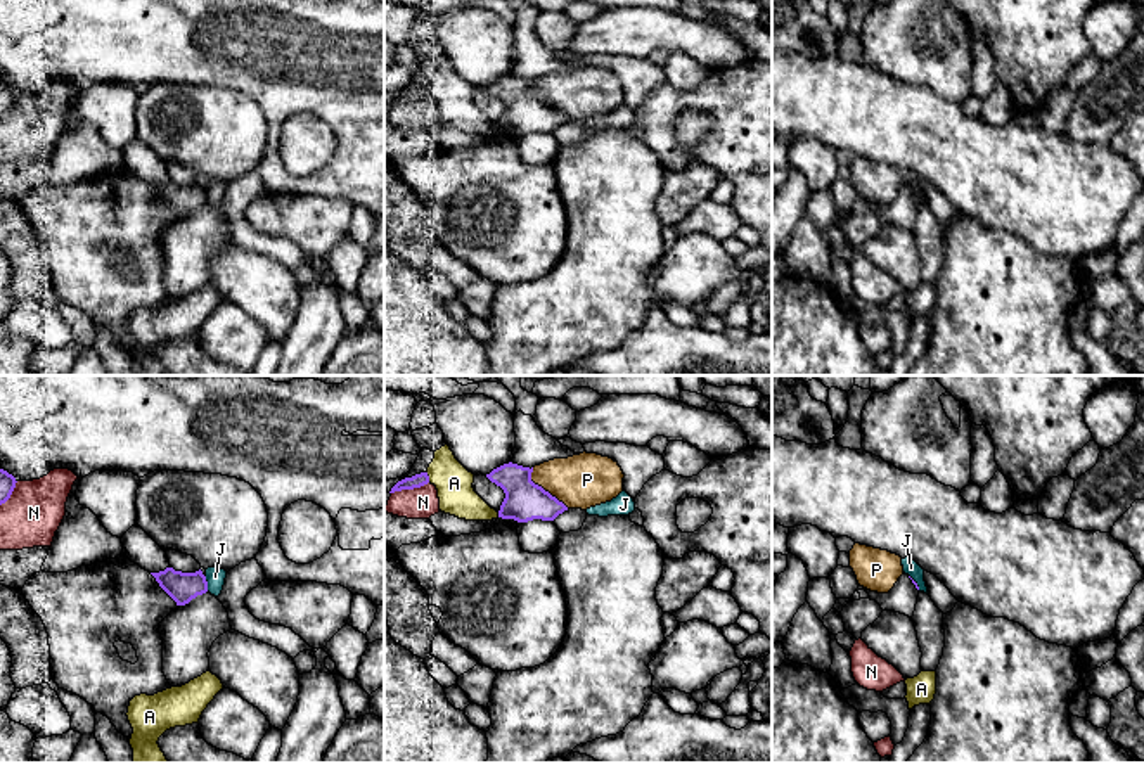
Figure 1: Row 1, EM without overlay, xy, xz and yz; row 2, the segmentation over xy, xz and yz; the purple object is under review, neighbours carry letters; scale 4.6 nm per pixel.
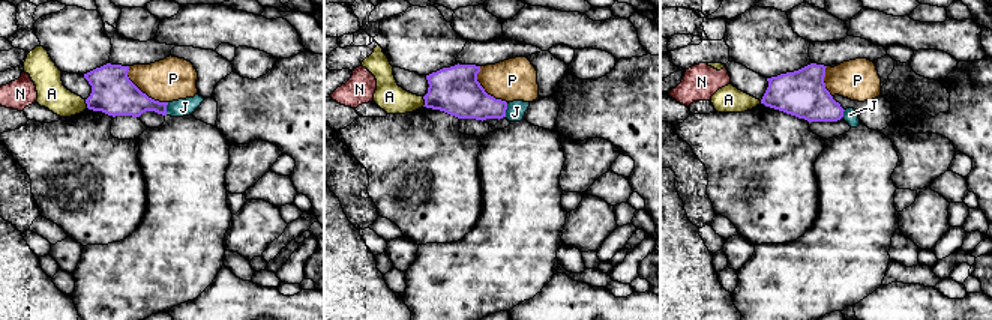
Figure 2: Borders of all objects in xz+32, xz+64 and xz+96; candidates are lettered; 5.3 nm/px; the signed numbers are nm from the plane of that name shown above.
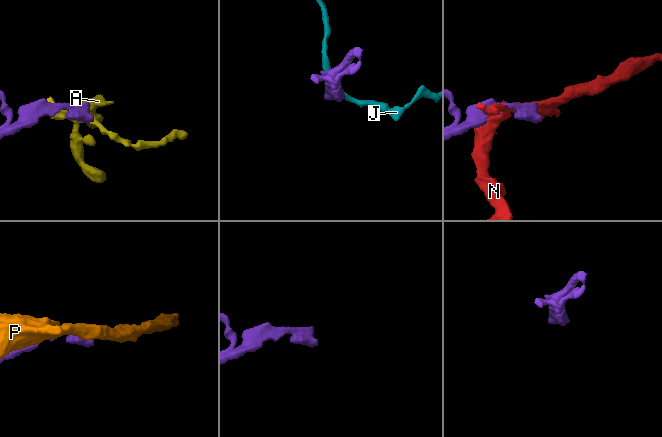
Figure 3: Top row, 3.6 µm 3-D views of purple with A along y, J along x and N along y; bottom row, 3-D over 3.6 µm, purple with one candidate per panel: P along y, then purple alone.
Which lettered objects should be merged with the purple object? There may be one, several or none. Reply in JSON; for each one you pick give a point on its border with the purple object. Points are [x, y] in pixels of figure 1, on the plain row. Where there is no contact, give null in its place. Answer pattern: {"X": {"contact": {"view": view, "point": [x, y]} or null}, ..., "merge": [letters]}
{"merge": []}

